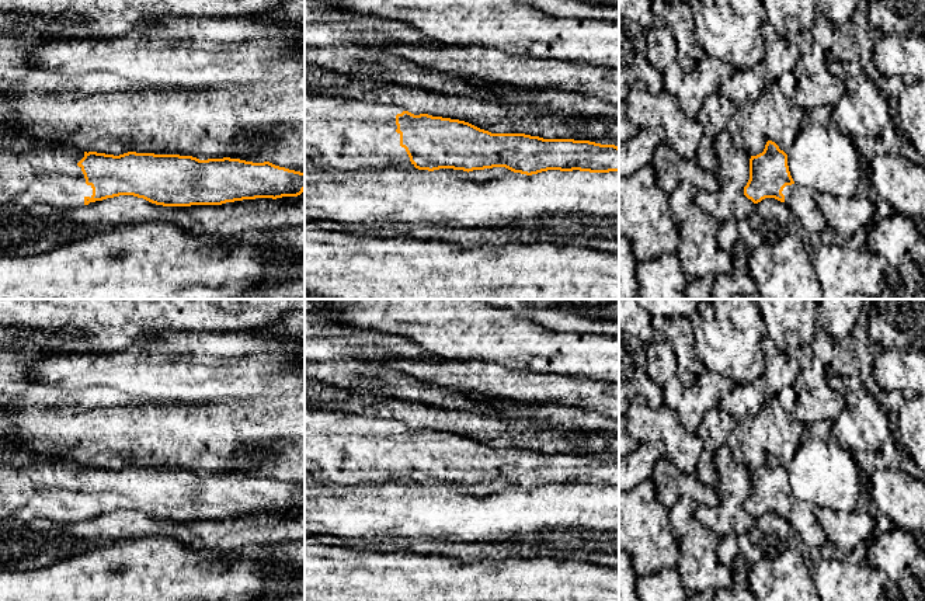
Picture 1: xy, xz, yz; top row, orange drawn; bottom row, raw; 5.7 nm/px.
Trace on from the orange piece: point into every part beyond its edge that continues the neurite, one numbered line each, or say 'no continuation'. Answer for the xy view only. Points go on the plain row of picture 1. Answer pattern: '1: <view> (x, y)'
1: xy (49, 490)

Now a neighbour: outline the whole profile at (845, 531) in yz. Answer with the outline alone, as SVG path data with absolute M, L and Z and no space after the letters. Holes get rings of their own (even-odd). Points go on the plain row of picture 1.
M817 508L816 517L827 541L842 553L851 553L860 542L866 542L874 534L874 520L869 513Z

